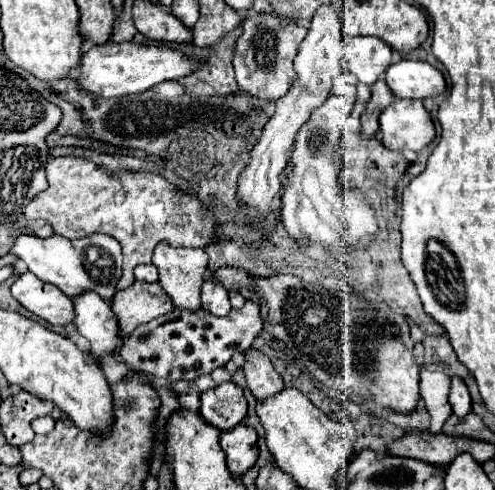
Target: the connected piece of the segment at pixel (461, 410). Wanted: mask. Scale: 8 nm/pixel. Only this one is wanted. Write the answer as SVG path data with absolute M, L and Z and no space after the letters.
M453 377L449 403L451 403L453 413L457 417L463 417L463 415L467 415L471 411L471 395L469 395L469 389L467 389L467 385L465 385L465 381L461 377Z

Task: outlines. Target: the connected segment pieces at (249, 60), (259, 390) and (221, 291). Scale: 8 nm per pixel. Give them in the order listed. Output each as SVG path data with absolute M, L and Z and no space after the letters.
M259 15L249 17L243 21L243 33L235 43L235 79L239 87L259 99L277 101L279 97L287 95L295 81L293 59L297 55L297 47L307 35L305 27L299 27L295 21L287 21L281 25L277 15Z
M253 349L247 351L245 377L247 377L247 387L251 389L257 401L265 401L275 393L281 393L283 389L283 379L277 375L271 361L263 353Z
M213 280L205 281L201 287L201 307L219 317L227 315L231 311L227 290Z

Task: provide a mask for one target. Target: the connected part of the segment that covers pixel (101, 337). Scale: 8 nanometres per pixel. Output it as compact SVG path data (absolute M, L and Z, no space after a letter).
M89 291L73 299L77 331L89 341L91 355L97 363L123 347L125 337L119 333L119 321L107 301Z

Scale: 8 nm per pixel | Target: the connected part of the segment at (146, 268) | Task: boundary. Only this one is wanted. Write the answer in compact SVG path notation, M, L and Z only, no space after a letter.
M153 263L151 265L137 265L135 267L135 277L137 277L137 281L153 283L153 281L157 281L157 269L155 269Z

